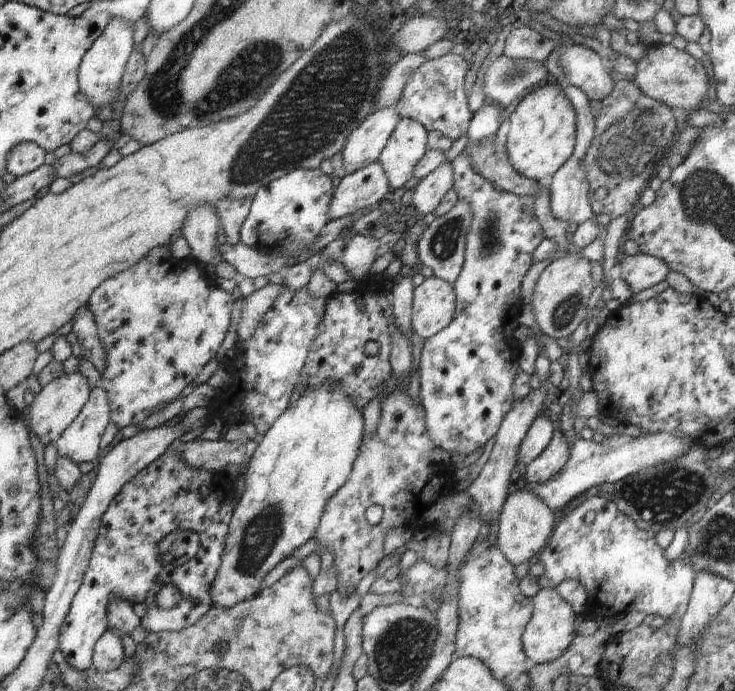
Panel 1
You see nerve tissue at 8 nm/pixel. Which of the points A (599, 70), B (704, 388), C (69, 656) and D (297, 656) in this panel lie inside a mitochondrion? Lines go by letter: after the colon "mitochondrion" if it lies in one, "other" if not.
A: other
B: other
C: other
D: other

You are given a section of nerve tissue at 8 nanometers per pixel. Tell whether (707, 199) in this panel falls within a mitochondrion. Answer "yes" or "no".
yes

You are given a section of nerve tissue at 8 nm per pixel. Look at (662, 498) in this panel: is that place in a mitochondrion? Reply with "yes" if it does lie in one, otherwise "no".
yes

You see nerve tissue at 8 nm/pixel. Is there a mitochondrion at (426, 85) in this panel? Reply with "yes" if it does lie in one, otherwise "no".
no

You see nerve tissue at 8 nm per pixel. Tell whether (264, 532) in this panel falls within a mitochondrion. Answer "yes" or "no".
yes

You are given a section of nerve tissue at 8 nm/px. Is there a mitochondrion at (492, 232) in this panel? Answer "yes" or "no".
yes

